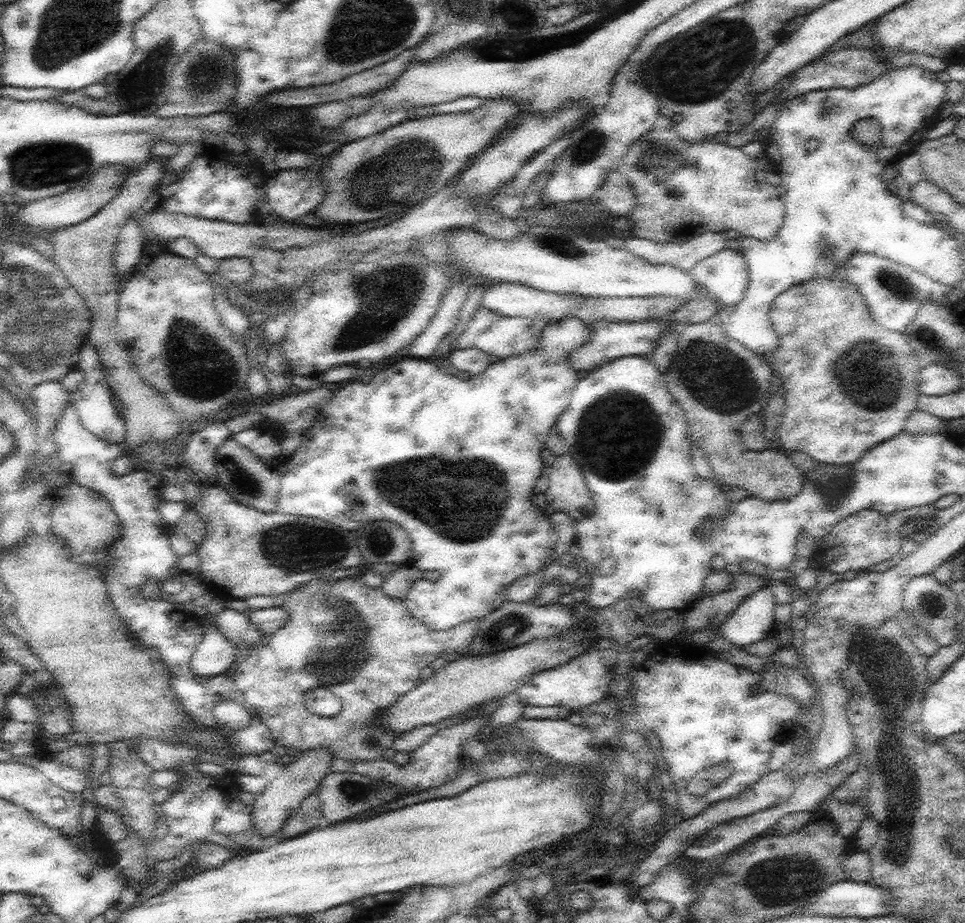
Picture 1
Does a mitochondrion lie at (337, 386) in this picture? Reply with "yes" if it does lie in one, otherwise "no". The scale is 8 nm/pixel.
no

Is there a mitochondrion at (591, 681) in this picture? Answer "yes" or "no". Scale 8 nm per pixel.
no

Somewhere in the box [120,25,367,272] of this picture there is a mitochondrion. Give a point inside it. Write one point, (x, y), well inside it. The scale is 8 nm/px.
(144, 83)

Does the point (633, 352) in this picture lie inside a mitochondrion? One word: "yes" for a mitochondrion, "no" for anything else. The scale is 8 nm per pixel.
no

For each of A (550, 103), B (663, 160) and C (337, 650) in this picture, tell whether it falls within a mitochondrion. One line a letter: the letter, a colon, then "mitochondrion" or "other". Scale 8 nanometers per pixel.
A: other
B: mitochondrion
C: mitochondrion

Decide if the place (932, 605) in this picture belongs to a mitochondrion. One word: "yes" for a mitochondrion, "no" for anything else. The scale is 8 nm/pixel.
yes

